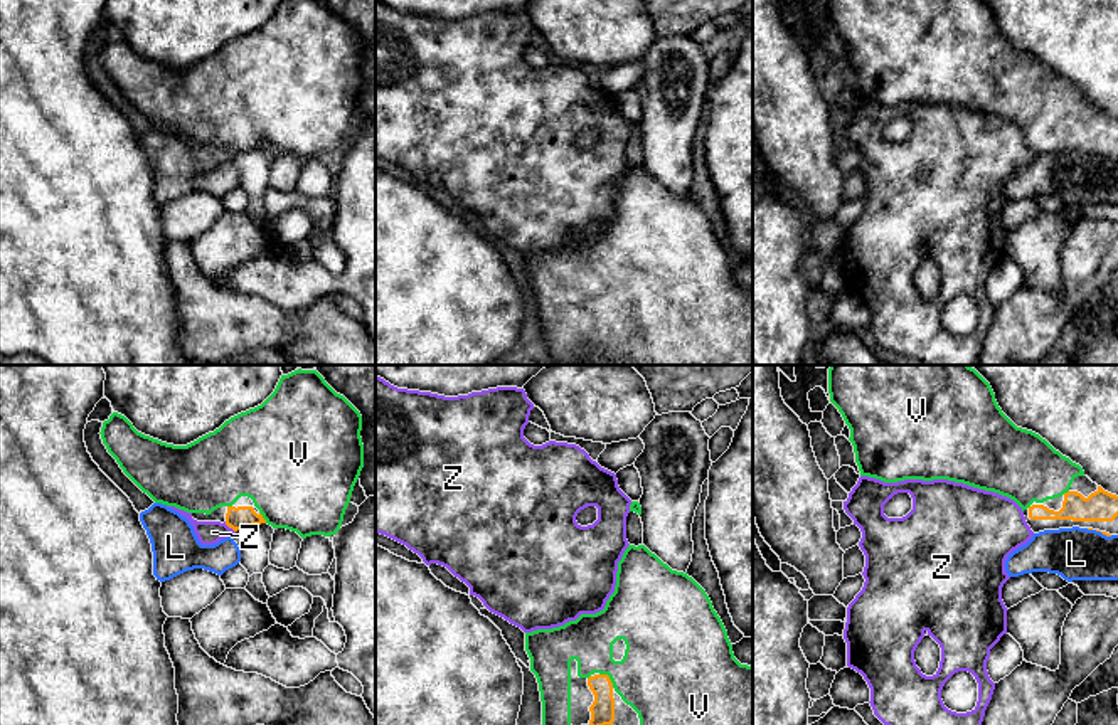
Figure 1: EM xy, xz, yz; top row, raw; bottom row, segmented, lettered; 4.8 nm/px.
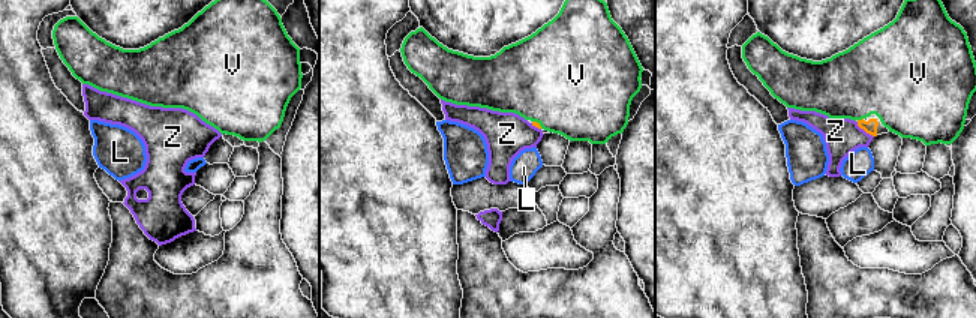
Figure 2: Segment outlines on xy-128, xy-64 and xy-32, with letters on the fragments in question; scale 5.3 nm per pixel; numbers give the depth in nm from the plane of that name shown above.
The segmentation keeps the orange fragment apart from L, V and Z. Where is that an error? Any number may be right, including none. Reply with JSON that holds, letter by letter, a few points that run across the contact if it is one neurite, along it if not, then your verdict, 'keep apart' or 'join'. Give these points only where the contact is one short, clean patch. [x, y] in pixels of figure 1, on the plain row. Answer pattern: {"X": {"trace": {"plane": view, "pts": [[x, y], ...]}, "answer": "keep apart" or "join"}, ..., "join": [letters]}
{"L": {"answer": "keep apart"}, "V": {"answer": "join"}, "Z": {"trace": {"plane": "xy", "pts": [[224, 145], [234, 155]]}, "answer": "keep apart"}, "join": ["V"]}

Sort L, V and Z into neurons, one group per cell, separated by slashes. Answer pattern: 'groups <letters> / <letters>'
groups L / V / Z

